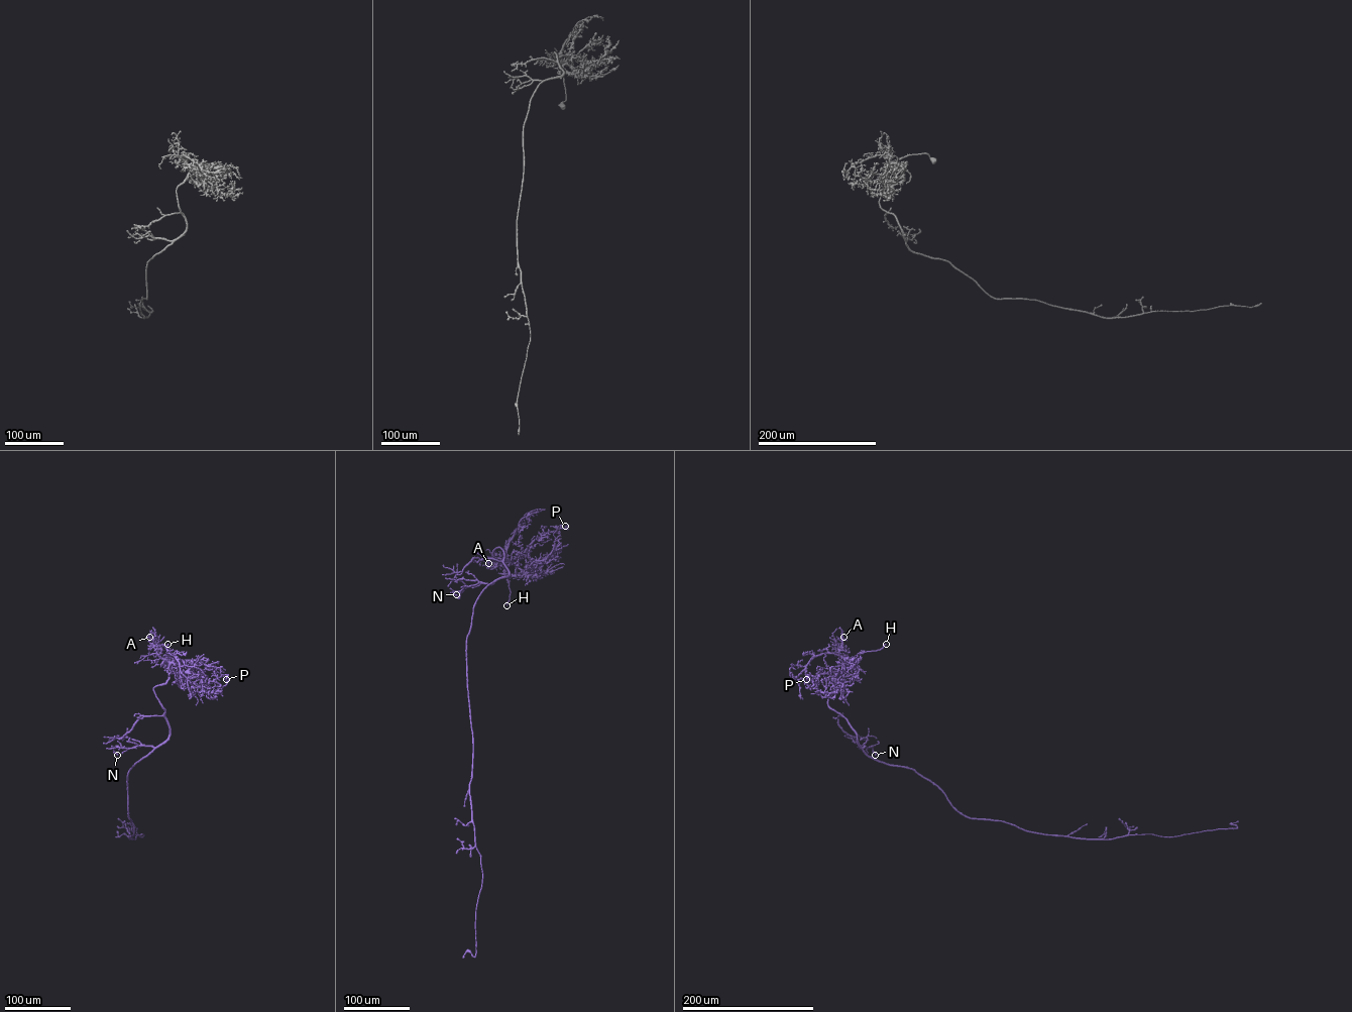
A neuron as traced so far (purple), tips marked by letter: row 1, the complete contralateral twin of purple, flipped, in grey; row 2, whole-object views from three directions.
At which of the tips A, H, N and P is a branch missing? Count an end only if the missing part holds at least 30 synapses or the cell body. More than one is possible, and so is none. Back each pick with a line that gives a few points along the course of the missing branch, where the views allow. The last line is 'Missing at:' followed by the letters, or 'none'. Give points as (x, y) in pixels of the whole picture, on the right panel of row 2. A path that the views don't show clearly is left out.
Missing at: H

